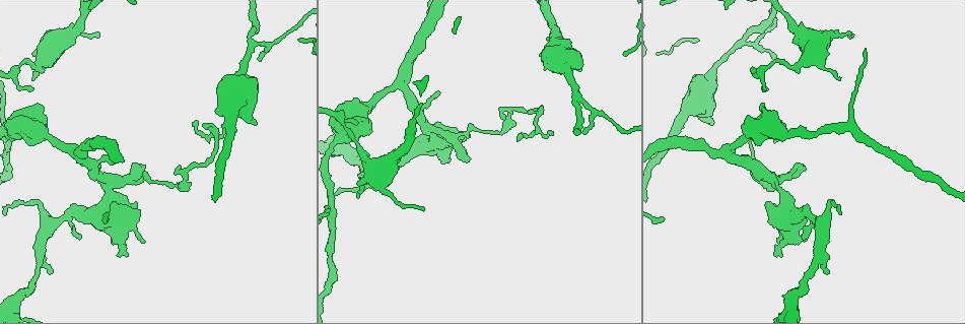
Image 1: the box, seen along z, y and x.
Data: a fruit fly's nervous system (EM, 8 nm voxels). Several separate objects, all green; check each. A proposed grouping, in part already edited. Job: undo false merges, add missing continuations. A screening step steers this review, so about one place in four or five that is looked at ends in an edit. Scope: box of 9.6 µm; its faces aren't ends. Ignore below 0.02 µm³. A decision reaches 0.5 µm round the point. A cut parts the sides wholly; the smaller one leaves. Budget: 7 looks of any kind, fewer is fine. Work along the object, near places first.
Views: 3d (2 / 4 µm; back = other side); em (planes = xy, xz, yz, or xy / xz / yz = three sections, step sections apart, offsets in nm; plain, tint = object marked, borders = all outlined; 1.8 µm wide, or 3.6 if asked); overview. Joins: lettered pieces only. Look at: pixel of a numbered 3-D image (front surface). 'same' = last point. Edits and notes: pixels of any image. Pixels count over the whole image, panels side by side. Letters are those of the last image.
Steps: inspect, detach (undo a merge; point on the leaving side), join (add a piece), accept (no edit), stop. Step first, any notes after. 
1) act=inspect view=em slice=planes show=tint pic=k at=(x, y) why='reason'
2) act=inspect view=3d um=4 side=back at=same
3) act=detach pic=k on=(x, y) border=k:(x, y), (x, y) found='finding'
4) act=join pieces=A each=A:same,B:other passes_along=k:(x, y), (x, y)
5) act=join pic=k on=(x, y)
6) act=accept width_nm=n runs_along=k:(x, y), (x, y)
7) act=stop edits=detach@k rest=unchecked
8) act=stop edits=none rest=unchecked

act=inspect view=3d um=2 pic=1 at=(98, 36) why='an open end'

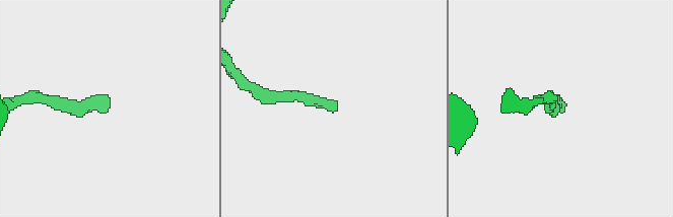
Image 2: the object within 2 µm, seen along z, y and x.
act=inspect view=em um=3.6 slice=planes show=borders pic=2 at=(556, 104)

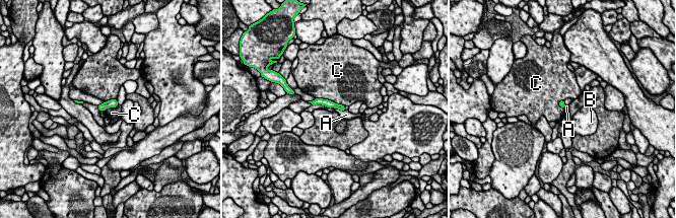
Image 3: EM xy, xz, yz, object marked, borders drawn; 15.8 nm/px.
act=accept longest_contact=C:480nm each=A:other,B:other,C:other found='no lettered piece goes on from it'

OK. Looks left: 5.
act=inspect view=3d um=4 pic=1 at=(33, 78) why='tapers out'

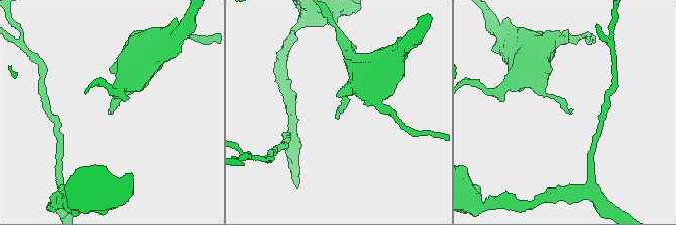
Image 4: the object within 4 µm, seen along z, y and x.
act=inspect view=em slice=planes show=borders pic=4 at=(338, 119)

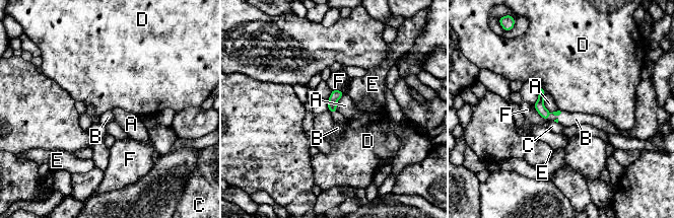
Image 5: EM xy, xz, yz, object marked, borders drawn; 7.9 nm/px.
act=join pieces=B width_nm=70 each=A:other,B:same,C:other,D:other,E:other,F:other found='it goes on there'

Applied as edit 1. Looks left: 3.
act=inspect view=overview

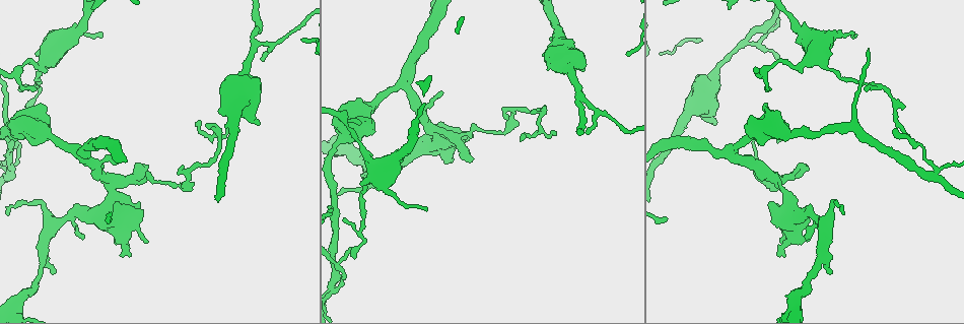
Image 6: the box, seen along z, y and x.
act=inspect view=em slice=planes show=borders pic=6 at=(773, 188) why='sharp bend'

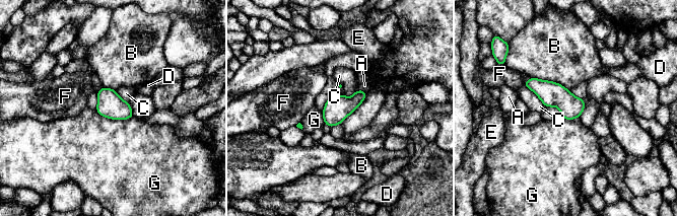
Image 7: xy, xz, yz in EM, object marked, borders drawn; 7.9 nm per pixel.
act=accept each=A:other,B:other,C:other,D:other,E:other,F:other,G:other border=7:(525, 85), (545, 106) found='one cell here'

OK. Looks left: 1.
act=stop edits=join@5 rest=unchecked

